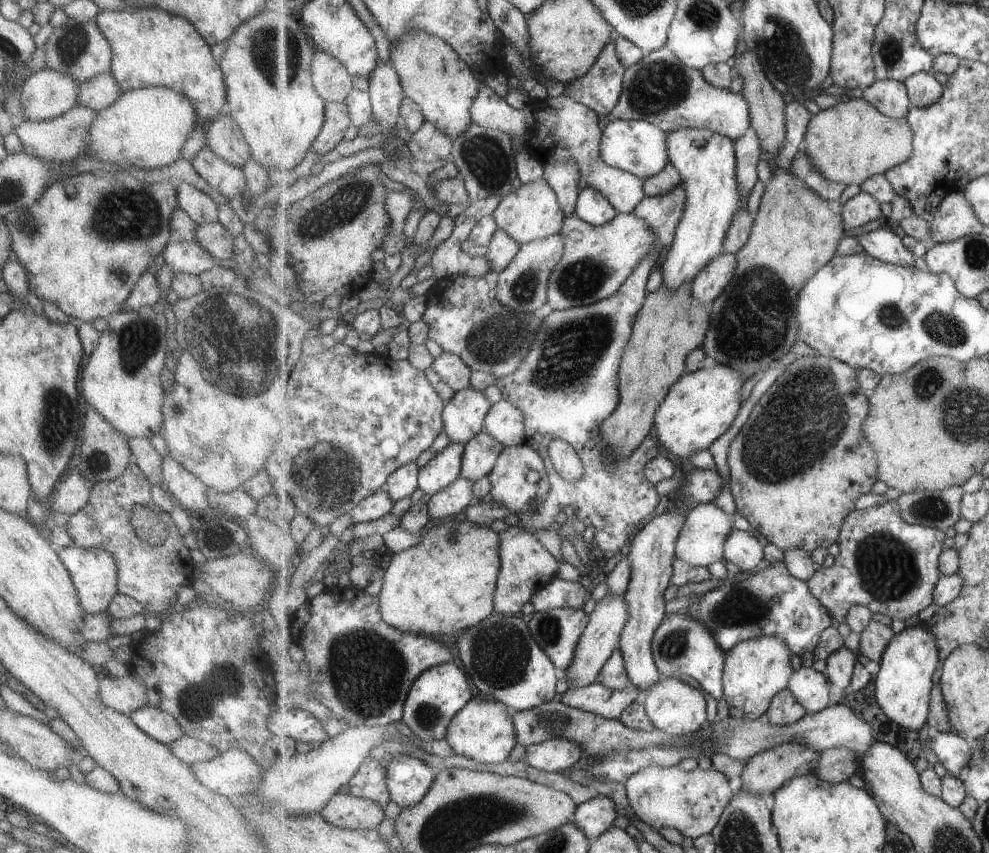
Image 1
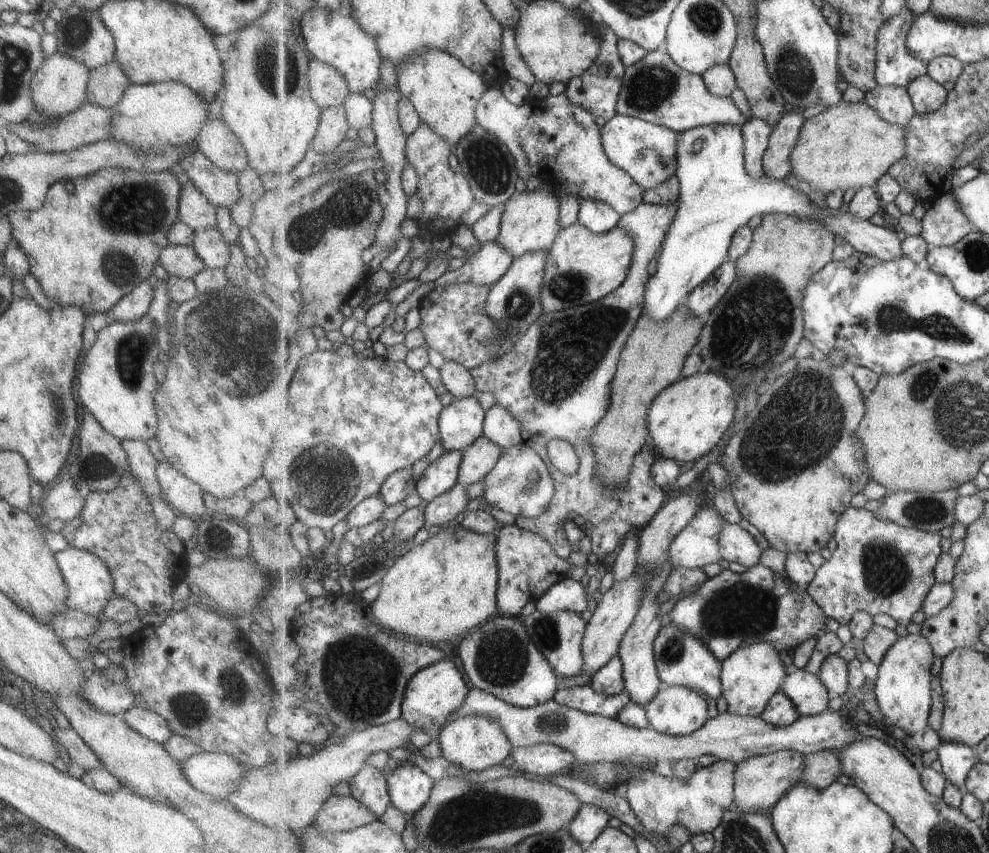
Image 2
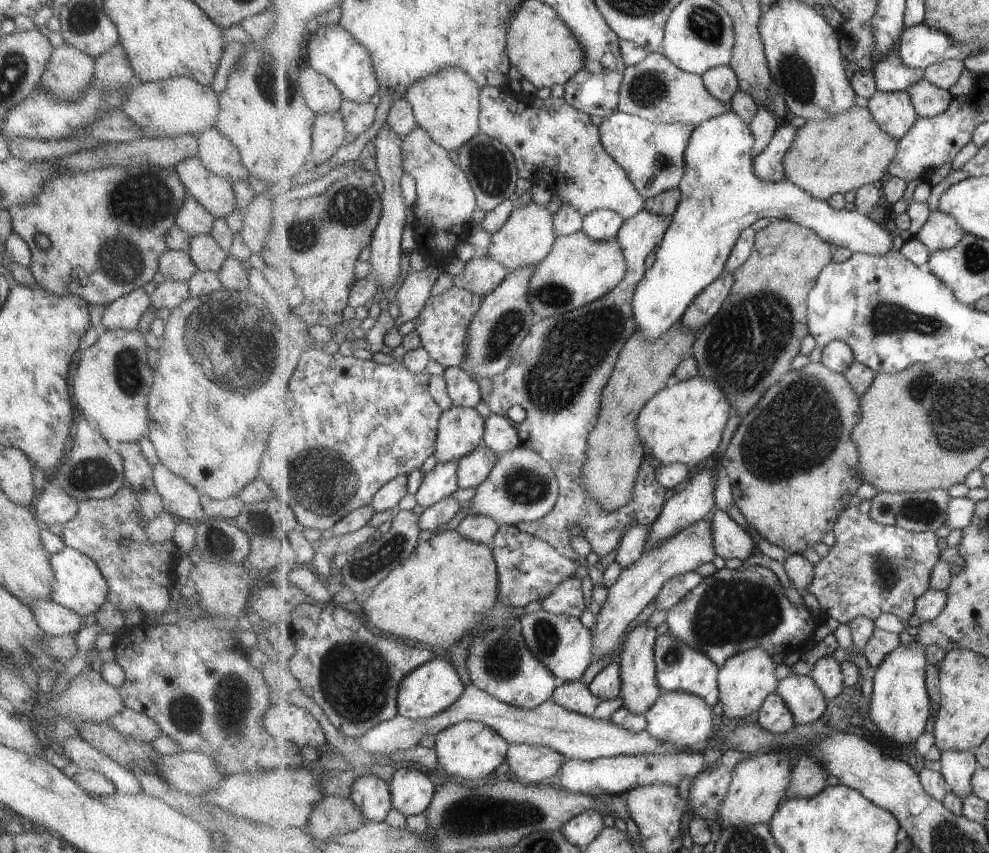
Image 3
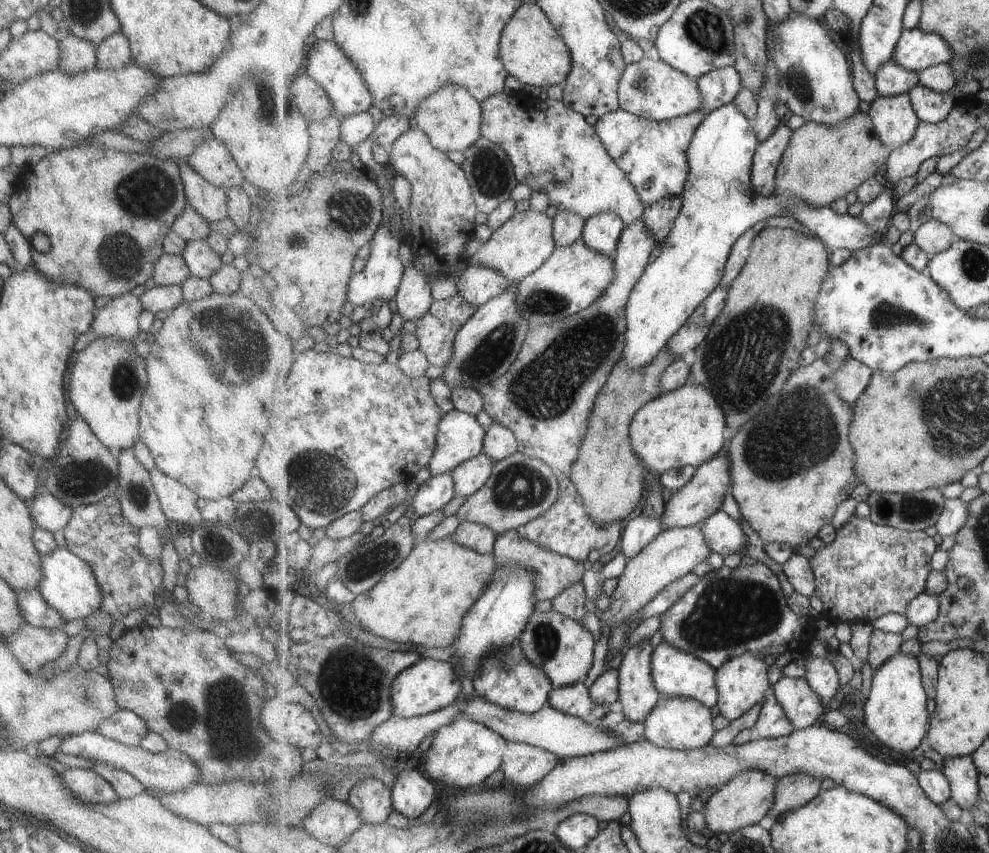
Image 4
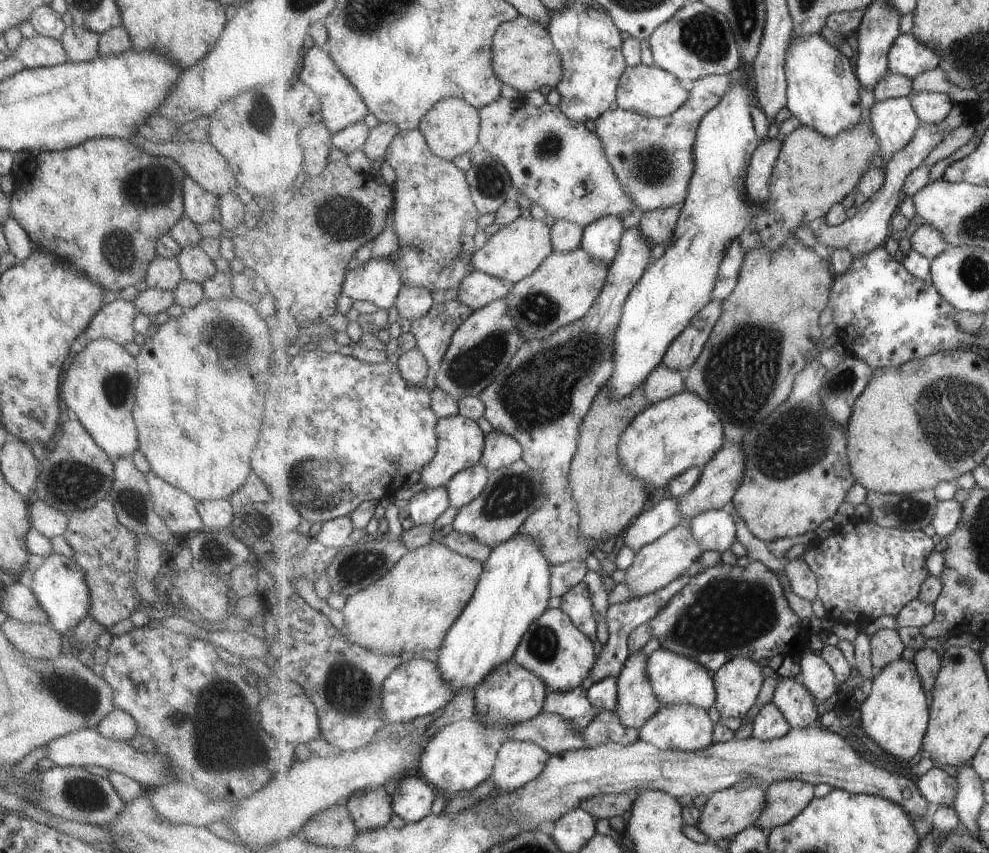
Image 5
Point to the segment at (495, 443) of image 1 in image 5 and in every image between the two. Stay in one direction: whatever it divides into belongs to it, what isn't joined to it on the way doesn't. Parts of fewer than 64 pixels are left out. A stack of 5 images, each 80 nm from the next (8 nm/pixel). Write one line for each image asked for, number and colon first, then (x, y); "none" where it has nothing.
2: (480, 458)
3: (474, 468)
4: (470, 476)
5: (469, 484)

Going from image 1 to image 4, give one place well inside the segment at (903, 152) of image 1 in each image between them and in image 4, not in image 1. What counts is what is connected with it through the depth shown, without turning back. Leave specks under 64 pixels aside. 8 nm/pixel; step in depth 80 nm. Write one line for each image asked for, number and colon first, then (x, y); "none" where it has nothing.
2: (849, 145)
3: (847, 152)
4: (821, 164)

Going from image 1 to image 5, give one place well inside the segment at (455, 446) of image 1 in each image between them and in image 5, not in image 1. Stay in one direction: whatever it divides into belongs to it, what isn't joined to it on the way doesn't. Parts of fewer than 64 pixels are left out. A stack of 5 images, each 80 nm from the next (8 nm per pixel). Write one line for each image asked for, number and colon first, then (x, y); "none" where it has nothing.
2: (443, 473)
3: (441, 481)
4: (436, 492)
5: (426, 506)

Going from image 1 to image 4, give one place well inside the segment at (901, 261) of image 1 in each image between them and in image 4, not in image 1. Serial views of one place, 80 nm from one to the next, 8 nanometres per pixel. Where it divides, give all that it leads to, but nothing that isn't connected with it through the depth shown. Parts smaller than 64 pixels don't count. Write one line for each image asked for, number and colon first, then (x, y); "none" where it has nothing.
2: (717, 195)
3: (722, 195)
4: (720, 204)

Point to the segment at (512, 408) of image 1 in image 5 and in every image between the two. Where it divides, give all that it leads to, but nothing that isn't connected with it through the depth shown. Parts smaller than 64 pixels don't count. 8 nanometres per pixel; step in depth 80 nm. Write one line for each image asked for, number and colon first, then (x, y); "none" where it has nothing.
2: (502, 426)
3: (501, 435)
4: (500, 442)
5: (502, 450)

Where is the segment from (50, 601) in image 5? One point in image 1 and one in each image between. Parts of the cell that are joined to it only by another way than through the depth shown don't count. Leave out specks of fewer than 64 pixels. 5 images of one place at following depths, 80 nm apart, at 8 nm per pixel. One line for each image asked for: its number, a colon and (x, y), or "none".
1: (92, 571)
2: (87, 578)
3: (77, 584)
4: (66, 584)

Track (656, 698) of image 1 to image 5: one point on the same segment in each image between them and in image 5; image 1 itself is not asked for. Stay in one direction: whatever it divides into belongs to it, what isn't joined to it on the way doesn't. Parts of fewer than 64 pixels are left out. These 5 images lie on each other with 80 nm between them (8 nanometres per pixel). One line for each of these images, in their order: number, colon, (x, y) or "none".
2: (680, 711)
3: (684, 719)
4: (680, 723)
5: (688, 728)

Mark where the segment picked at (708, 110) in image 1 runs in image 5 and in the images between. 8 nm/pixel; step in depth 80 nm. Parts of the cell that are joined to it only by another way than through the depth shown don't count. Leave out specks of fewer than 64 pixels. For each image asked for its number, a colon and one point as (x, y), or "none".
2: (656, 89)
3: (655, 89)
4: (650, 88)
5: (647, 89)

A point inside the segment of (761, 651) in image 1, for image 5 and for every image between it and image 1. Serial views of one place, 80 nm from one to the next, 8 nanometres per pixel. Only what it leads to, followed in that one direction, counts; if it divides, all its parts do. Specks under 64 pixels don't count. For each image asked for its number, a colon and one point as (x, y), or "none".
2: (753, 674)
3: (746, 680)
4: (743, 682)
5: (738, 684)

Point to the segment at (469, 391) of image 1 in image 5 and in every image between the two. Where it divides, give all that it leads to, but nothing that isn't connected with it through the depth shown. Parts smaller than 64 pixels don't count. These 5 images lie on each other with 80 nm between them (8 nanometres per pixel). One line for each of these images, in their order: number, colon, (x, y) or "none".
2: (462, 422)
3: (461, 430)
4: (461, 436)
5: (461, 443)

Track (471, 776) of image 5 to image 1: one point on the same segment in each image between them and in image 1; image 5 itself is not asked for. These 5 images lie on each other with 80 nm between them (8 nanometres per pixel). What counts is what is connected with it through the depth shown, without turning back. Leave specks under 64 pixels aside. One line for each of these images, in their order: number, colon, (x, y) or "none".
1: (485, 731)
2: (476, 742)
3: (471, 750)
4: (464, 754)

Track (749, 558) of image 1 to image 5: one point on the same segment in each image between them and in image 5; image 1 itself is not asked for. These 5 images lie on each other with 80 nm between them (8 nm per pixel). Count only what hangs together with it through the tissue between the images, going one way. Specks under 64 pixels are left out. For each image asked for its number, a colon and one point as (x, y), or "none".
2: (738, 545)
3: (731, 540)
4: (724, 535)
5: (715, 529)

